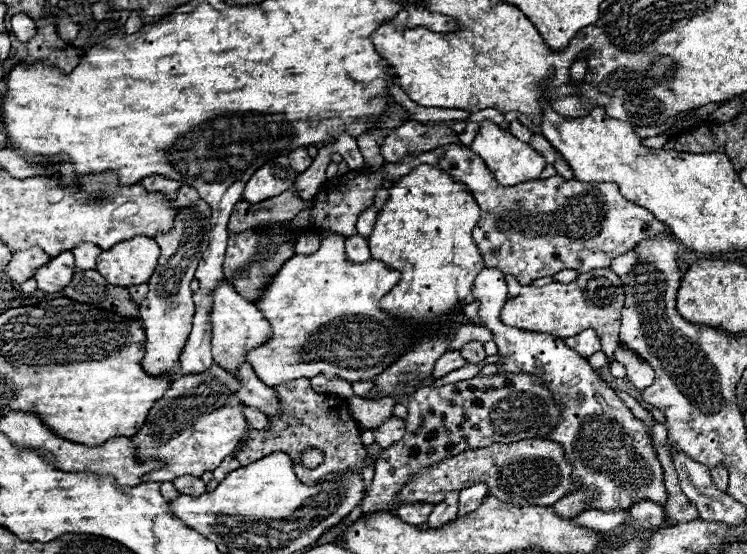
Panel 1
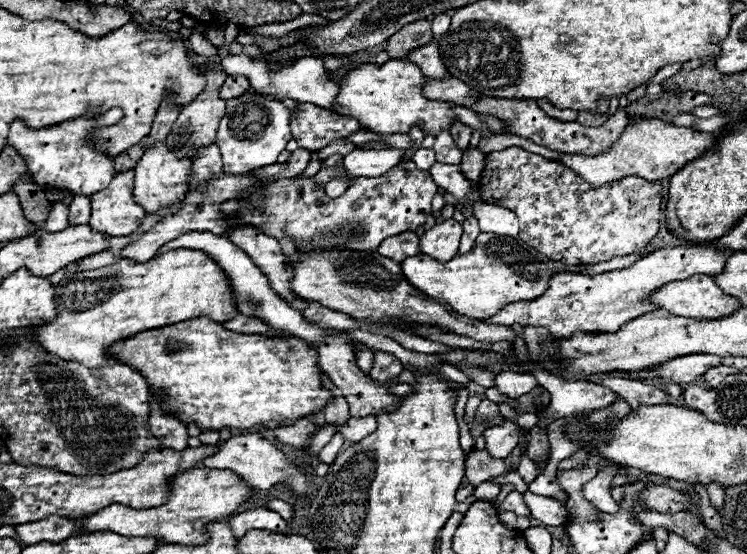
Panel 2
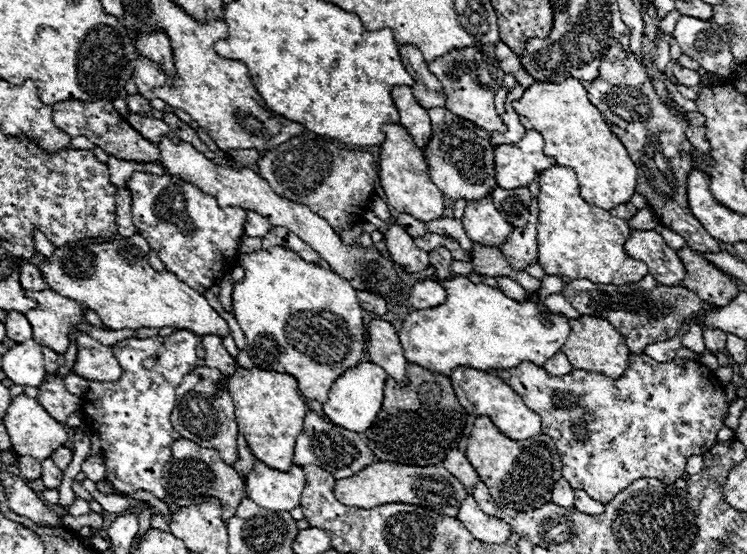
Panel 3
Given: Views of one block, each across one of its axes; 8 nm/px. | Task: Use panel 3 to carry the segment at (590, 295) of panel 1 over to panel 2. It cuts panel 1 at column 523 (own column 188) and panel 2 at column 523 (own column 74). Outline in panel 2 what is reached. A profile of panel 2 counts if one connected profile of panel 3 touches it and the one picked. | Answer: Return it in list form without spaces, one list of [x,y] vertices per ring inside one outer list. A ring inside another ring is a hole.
[[[480,234],[468,254],[458,254],[444,264],[426,254],[418,254],[402,262],[402,272],[406,280],[426,296],[448,302],[462,316],[486,320],[506,304],[540,298],[548,290],[548,280],[560,270],[544,254],[532,252],[532,248],[516,238]]]

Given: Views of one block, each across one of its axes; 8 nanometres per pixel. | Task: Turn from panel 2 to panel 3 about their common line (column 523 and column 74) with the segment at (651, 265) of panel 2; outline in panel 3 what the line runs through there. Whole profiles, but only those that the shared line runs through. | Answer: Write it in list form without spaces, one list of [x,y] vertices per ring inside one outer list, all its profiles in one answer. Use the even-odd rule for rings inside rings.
[[[46,288],[44,292],[26,292],[26,294],[28,294],[28,298],[34,298],[34,300],[38,302],[36,308],[24,312],[24,316],[28,318],[28,322],[32,324],[32,332],[34,332],[34,334],[32,334],[32,340],[36,338],[36,344],[48,346],[48,348],[52,348],[52,350],[58,352],[58,354],[62,354],[64,350],[67,350],[68,330],[70,330],[72,326],[88,322],[88,324],[94,324],[94,326],[98,326],[98,328],[104,328],[102,322],[100,322],[100,318],[96,316],[96,312],[92,312],[92,310],[80,306],[78,302],[74,302],[74,300],[70,300],[70,298],[60,296],[58,292],[52,292],[50,288]]]

